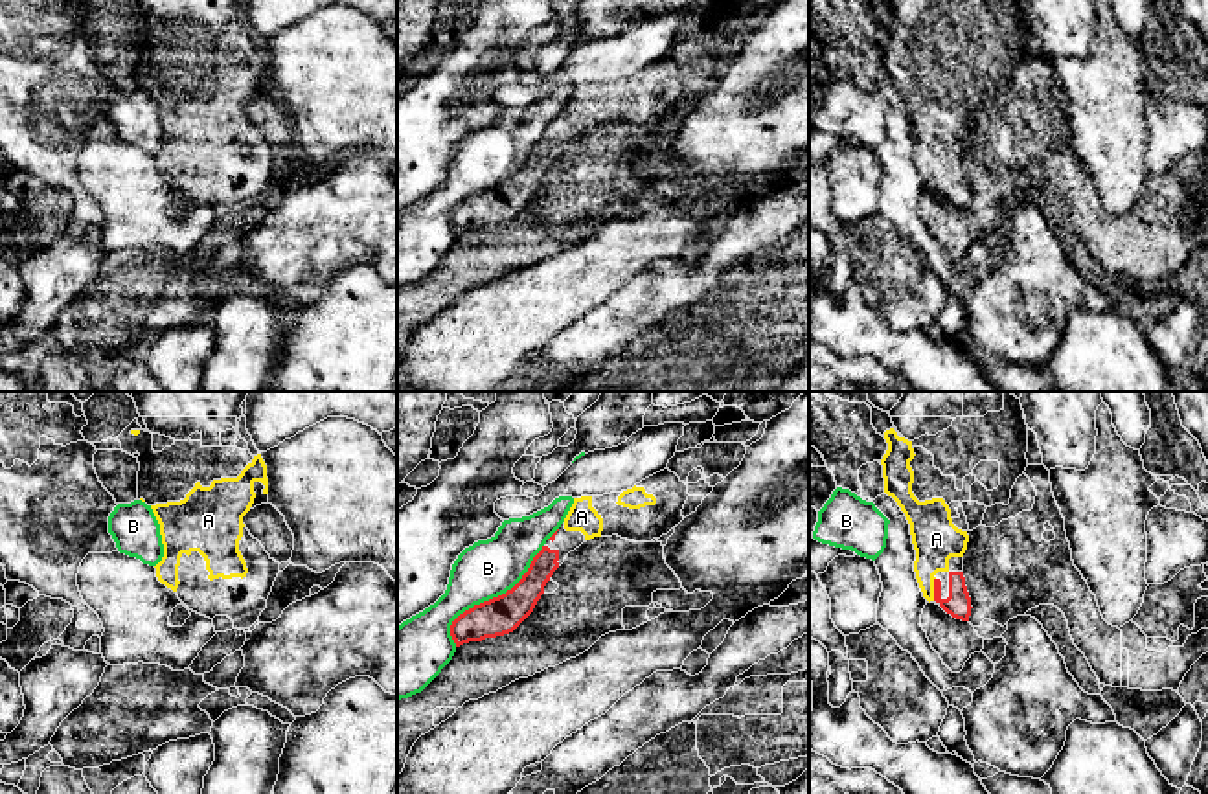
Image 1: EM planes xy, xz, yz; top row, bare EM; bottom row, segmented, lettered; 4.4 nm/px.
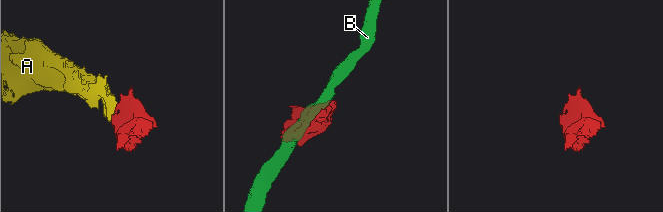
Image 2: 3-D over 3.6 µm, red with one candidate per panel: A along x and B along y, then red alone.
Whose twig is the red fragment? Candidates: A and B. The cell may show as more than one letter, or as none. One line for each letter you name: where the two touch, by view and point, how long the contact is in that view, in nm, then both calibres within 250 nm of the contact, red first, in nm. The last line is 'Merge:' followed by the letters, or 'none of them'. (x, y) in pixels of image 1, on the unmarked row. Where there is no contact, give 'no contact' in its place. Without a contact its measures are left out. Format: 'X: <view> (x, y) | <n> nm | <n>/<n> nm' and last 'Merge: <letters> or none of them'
A: yz (934, 177) | 100 nm | 110/200 nm
Merge: A

